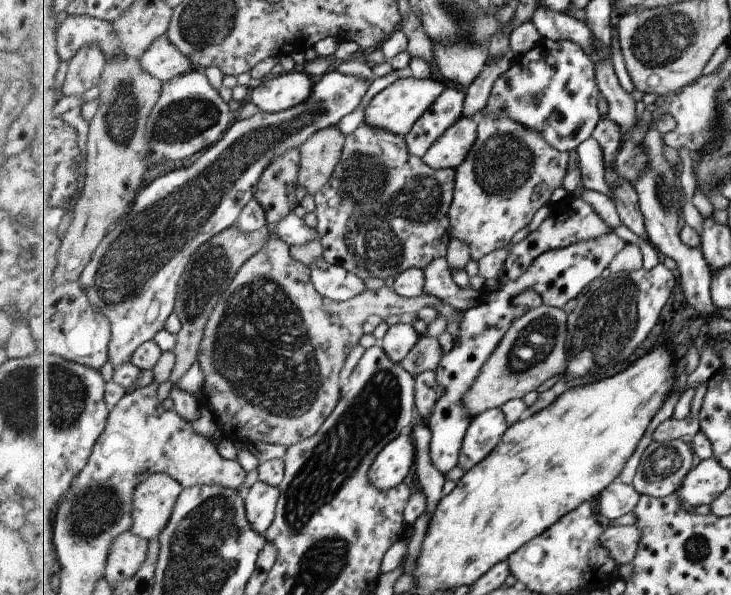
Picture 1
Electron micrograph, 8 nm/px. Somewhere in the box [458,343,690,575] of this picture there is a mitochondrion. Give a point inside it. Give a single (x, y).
(662, 463)

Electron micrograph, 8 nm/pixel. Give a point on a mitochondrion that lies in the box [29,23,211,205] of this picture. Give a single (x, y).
(123, 120)

